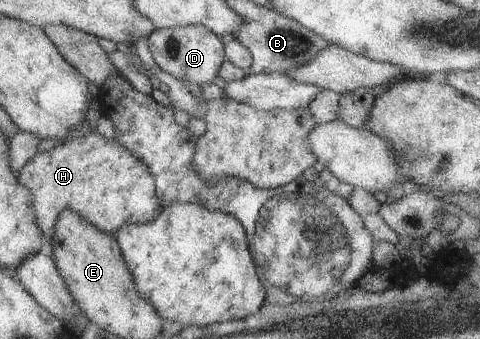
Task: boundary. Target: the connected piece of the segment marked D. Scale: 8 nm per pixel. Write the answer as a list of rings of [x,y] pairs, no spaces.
[[[186,25],[173,28],[154,30],[148,37],[148,47],[156,65],[173,75],[181,82],[213,85],[212,81],[218,76],[220,65],[226,60],[225,46],[218,35],[214,35],[204,25]]]

